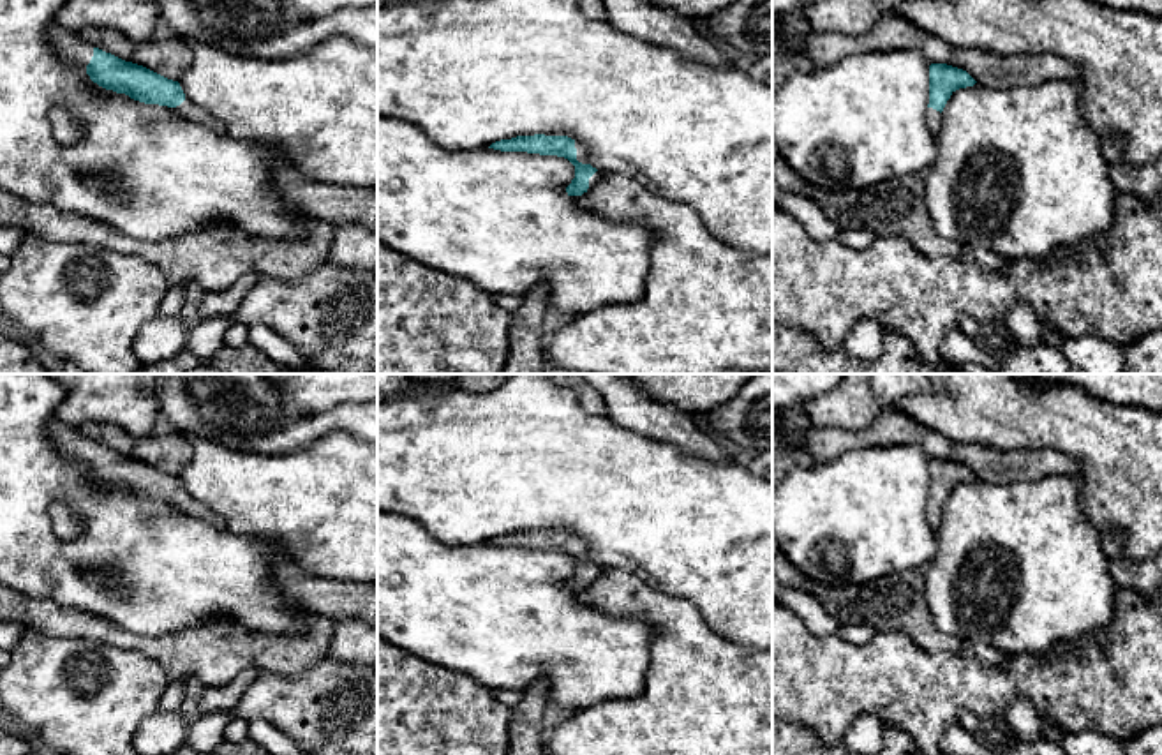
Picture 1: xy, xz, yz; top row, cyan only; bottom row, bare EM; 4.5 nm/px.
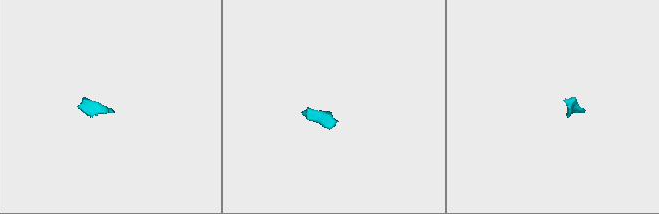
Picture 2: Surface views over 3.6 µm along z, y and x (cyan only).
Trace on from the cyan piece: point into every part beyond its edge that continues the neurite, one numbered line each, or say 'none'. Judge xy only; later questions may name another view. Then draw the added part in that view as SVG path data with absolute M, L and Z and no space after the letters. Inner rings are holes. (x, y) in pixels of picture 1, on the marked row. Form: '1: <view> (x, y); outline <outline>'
1: xy (71, 46); outline M58 25L48 30L48 39L55 53L67 62L86 67L93 56L93 46L90 42L86 42L79 34L63 30Z
2: xy (187, 110); outline M187 97L180 106L173 108L173 111L182 118L187 118L190 122L197 122L197 123L206 125L213 132L219 132L219 134L226 132L226 127L219 118L215 118L206 109L203 109L203 108L196 106L194 102L190 102Z

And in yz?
1: yz (933, 117); outline M927 108L926 122L927 122L929 132L933 134L933 138L936 138L942 127L942 113L933 108Z

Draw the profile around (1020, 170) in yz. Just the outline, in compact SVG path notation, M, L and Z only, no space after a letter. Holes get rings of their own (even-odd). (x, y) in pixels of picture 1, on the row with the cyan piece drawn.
M1072 81L959 88L942 111L935 141L938 157L926 180L926 208L947 240L991 249L1003 259L1046 258L1114 222L1118 189L1102 153L1106 138L1086 120Z

